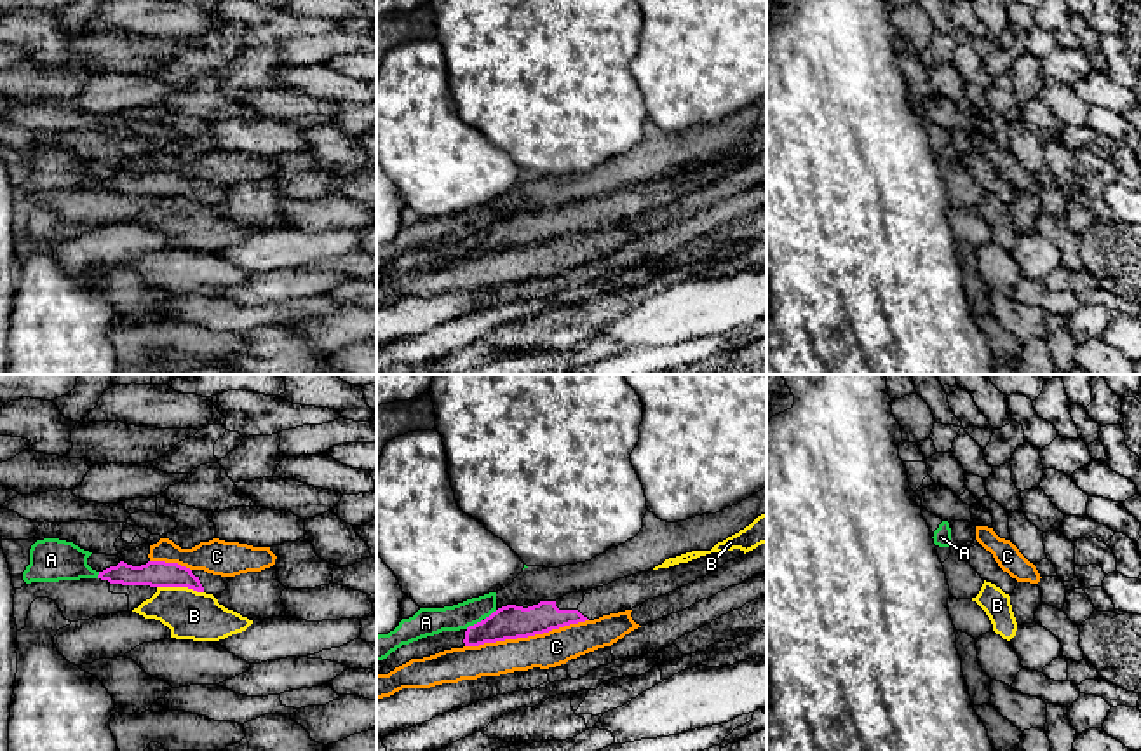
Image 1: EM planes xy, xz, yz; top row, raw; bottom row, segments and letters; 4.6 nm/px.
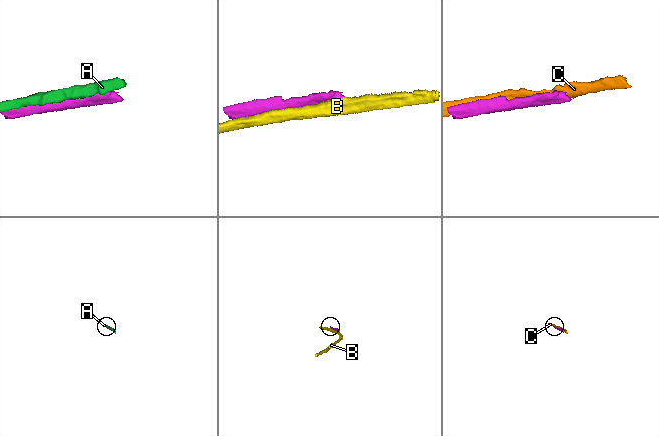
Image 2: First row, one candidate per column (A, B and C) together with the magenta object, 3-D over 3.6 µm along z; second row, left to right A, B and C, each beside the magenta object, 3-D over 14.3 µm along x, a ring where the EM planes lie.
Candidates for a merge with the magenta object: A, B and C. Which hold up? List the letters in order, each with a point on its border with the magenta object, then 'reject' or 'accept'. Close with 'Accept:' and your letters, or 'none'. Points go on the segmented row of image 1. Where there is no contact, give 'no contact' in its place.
A: contact xz (474, 624); reject
B: contact xy (180, 586); reject
C: contact xz (526, 636); reject
Accept: none

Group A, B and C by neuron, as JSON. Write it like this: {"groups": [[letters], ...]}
{"groups": [["A"], ["B"], ["C"]]}

